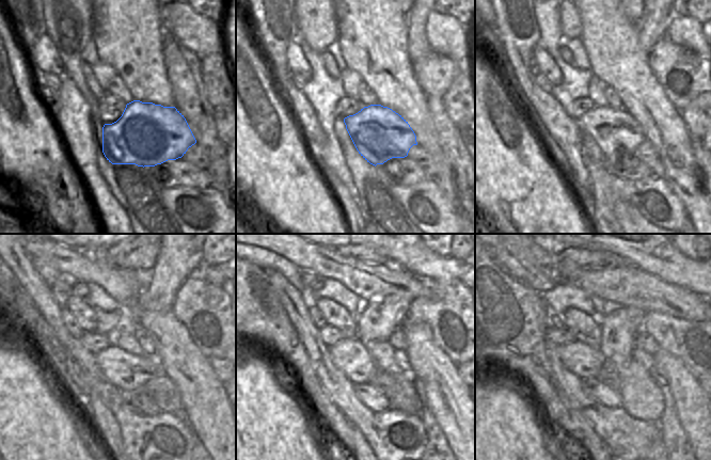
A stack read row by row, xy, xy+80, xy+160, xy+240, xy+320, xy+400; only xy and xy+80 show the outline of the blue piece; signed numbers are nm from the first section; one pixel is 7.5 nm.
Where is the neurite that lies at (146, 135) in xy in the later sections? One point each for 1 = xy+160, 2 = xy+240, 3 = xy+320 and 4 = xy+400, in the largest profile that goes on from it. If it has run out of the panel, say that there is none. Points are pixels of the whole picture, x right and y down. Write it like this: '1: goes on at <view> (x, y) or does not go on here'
1: goes on at xy+160 (613, 129)
2: goes on at xy+240 (126, 371)
3: goes on at xy+320 (350, 357)
4: goes on at xy+400 (582, 360)

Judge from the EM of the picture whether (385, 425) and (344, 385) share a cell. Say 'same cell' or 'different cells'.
same cell

